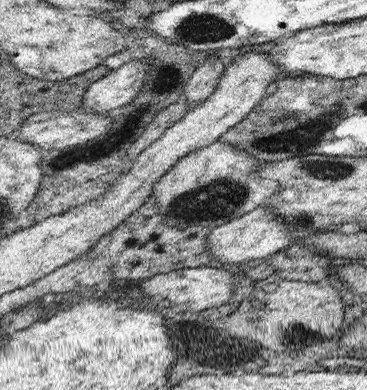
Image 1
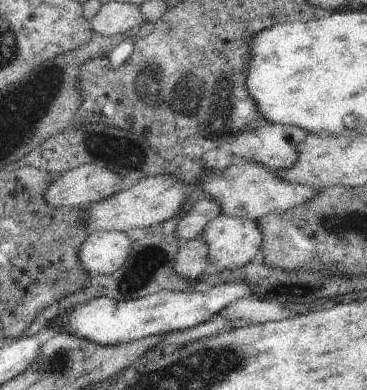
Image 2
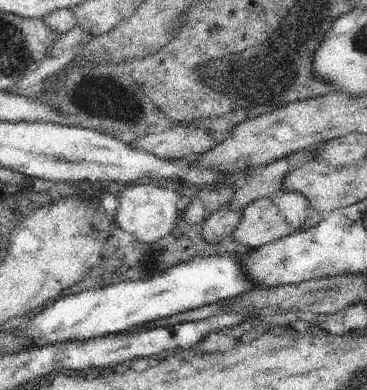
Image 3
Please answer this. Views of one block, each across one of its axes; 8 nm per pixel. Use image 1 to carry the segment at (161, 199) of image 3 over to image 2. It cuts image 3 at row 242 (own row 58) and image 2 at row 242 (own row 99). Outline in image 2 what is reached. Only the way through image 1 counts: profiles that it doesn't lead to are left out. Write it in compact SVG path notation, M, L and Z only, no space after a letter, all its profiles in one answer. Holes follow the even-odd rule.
M91 232L79 250L83 270L97 274L115 272L127 258L133 240L125 232Z

